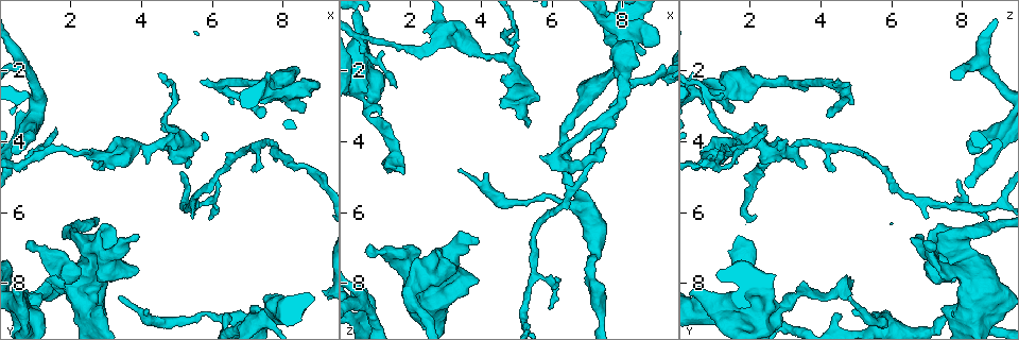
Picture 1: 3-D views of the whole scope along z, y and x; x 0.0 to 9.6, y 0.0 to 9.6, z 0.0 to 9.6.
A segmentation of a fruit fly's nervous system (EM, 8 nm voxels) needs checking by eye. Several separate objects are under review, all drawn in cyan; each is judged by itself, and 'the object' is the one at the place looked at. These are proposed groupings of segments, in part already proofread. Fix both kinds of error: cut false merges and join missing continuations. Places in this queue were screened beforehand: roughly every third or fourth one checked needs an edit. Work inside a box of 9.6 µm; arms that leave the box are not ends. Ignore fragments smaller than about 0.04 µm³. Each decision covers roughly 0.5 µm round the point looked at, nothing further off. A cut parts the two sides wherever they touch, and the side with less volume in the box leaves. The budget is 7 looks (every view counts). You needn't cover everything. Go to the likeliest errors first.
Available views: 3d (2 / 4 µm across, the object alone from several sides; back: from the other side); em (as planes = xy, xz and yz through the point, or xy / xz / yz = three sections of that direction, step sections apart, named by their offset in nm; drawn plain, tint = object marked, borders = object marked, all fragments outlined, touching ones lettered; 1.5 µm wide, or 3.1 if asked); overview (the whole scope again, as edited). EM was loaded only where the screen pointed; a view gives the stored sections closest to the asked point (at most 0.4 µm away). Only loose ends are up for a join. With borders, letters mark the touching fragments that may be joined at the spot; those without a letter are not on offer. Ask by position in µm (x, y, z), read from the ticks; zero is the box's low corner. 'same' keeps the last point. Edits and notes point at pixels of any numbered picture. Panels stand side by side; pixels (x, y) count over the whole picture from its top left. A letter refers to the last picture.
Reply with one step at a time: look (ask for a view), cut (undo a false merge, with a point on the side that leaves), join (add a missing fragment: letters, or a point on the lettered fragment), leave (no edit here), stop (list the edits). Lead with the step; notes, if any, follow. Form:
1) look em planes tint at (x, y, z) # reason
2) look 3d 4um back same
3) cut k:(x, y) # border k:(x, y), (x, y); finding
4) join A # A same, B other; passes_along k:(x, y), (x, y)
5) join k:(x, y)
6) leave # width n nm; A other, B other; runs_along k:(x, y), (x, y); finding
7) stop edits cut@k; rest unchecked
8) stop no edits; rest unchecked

look em yz step 4 borders at (1.55, 3.70, 2.45) # an open end

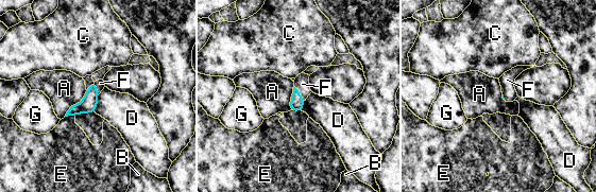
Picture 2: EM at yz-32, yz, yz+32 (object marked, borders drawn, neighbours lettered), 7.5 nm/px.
join F # A other, B other, C other, D other, E other, F same, G other; the cell continues

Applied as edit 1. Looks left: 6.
look 3d 4um at (4.60, 3.95, 2.95) # free end

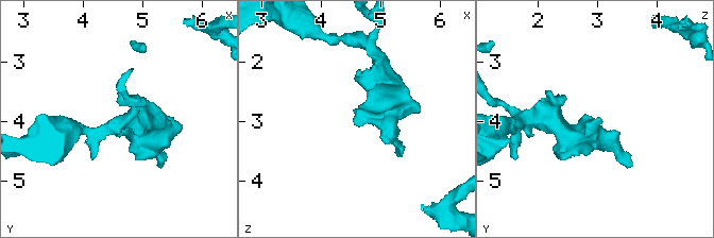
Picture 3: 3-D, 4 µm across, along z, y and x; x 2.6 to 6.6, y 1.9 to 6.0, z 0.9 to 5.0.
look em planes tint at (4.55, 4.00, 3.00) # need the tissue

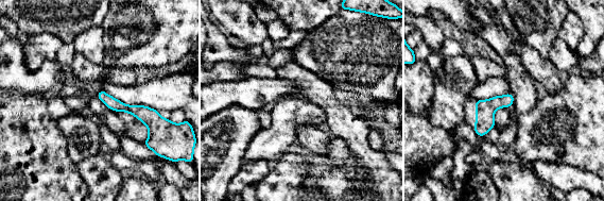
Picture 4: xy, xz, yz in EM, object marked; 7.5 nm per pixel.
look em planes borders same

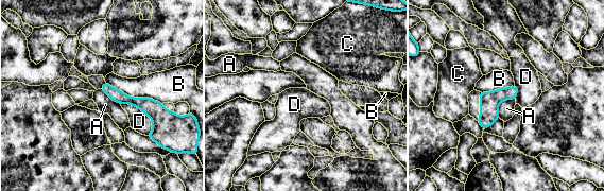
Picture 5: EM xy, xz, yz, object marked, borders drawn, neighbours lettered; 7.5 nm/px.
leave # A other, B other, C other, D other; runs_along 5:(104, 87), (142, 103), (156, 126); none of them fits

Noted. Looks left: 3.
look 3d 4um back at (5.65, 2.30, 4.35) # free end

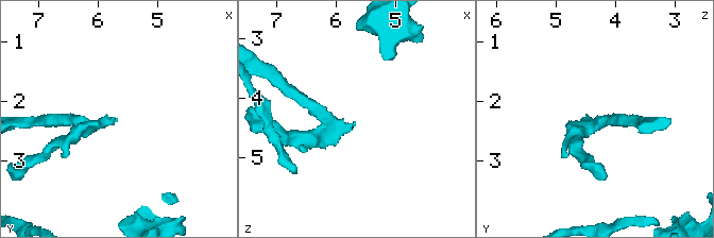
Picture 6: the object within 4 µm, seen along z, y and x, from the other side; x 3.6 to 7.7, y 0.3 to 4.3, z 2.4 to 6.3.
look em planes borders at (5.70, 2.30, 4.40) # arm_widths 200, 200 nm; shape alone is not enough

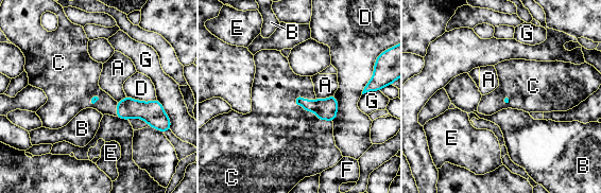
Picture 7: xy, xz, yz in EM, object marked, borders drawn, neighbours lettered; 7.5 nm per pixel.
join C # A other, B other, C same, D other, E other, F other, G other; passes_along 7:(326, 109), (309, 110), (293, 139); it goes on there

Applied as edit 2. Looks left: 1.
stop edits join@2, join@7; rest unchecked

